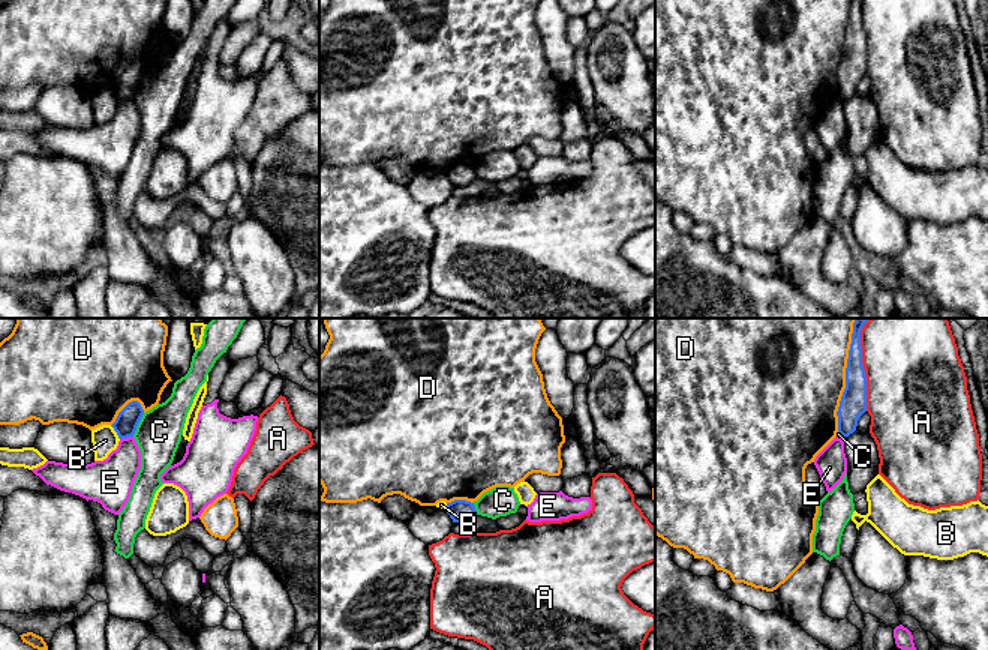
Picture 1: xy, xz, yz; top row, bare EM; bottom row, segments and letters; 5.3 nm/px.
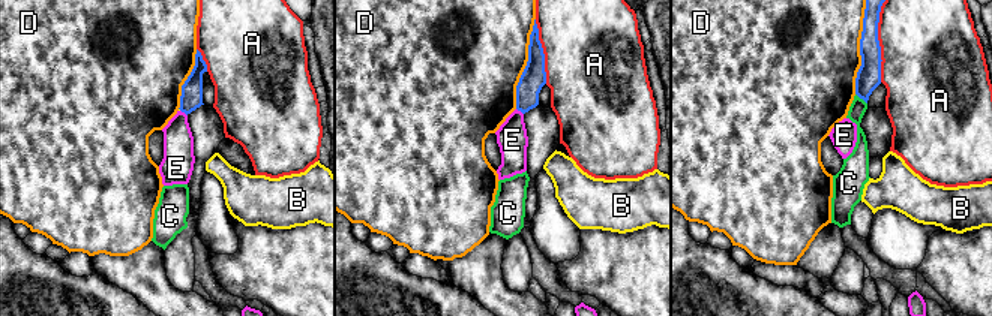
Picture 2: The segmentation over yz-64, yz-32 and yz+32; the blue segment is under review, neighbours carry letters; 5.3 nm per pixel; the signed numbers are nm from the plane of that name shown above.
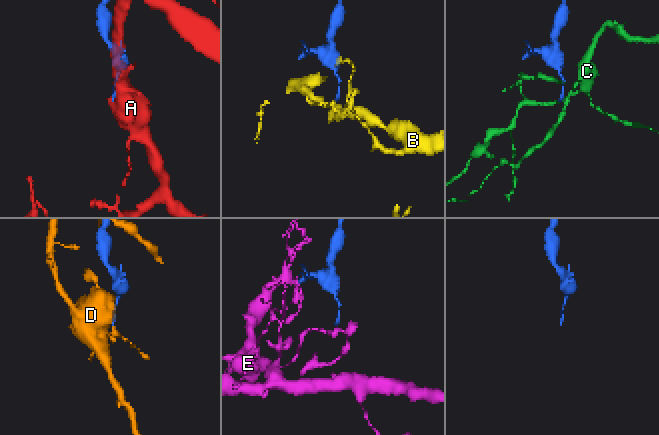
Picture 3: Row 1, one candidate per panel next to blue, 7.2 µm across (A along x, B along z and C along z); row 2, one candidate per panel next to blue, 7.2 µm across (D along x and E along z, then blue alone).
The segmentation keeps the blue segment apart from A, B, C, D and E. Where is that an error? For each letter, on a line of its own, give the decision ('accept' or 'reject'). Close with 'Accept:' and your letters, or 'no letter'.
A: reject
B: reject
C: reject
D: reject
E: reject
Accept: no letter

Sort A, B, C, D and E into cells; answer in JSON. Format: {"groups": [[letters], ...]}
{"groups": [["A"], ["B"], ["C"], ["D"], ["E"]]}

